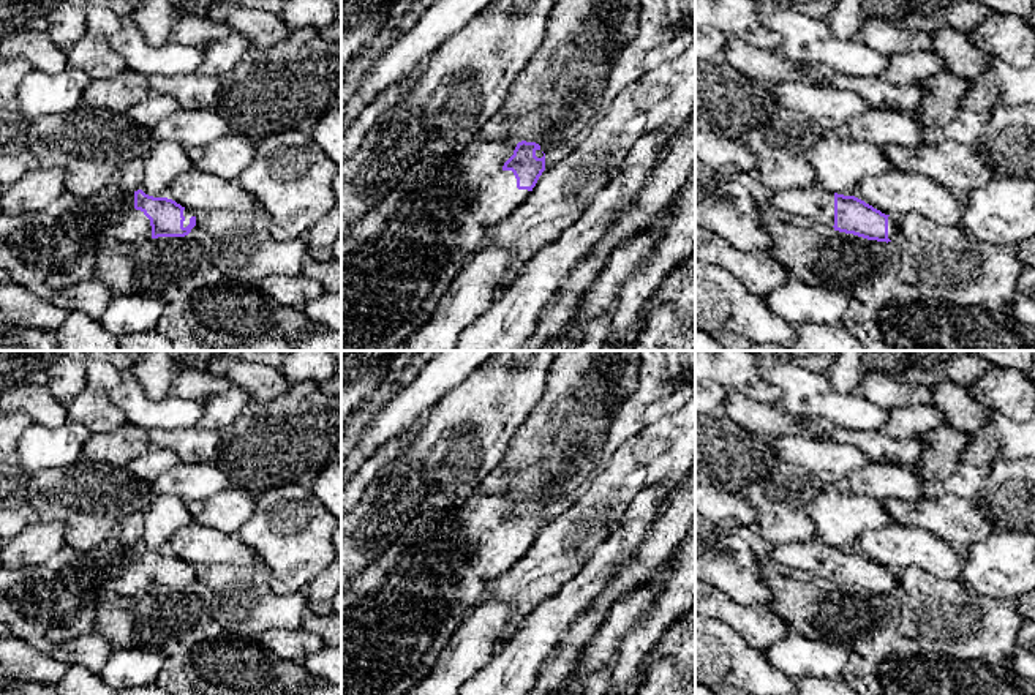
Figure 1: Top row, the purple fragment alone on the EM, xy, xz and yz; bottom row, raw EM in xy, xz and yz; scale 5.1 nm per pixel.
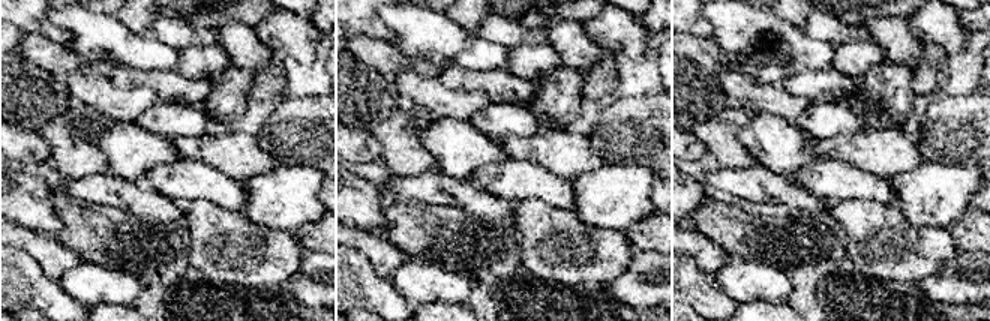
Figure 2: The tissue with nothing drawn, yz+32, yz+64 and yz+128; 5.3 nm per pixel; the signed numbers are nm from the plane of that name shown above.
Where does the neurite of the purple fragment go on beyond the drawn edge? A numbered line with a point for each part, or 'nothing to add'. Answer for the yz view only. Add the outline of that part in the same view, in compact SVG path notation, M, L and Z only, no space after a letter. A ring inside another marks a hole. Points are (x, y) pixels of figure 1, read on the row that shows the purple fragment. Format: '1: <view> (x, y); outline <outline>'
1: yz (817, 204); outline M822 186L781 190L773 193L771 204L785 213L834 226L834 193Z
2: yz (891, 220); outline M893 215L888 216L888 239L891 243L898 240L898 220Z

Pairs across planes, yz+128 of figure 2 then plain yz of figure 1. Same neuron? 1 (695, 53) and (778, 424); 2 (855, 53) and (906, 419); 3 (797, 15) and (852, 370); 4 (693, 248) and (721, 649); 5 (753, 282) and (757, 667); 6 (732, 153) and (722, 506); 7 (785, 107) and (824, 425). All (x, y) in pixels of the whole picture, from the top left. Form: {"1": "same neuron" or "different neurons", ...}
{"1": "same neuron", "2": "same neuron", "3": "same neuron", "4": "different neurons", "5": "different neurons", "6": "different neurons", "7": "different neurons"}

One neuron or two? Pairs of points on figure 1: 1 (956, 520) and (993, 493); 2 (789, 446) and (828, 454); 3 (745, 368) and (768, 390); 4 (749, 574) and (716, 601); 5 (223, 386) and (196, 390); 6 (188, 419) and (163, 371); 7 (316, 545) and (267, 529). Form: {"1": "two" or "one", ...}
{"1": "two", "2": "one", "3": "one", "4": "two", "5": "one", "6": "two", "7": "one"}

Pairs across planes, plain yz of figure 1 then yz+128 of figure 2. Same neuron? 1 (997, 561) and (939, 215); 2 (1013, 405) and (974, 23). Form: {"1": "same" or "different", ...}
{"1": "same", "2": "different"}

